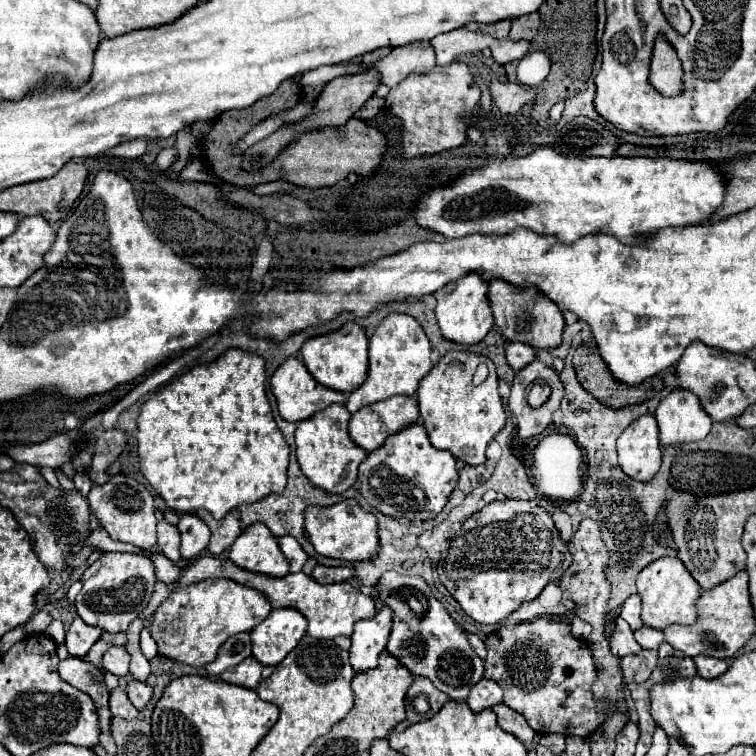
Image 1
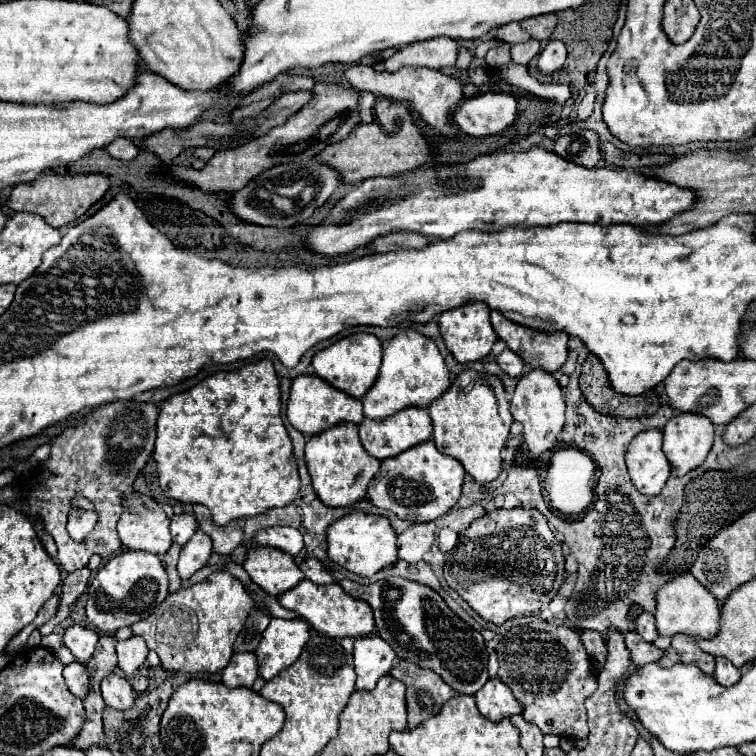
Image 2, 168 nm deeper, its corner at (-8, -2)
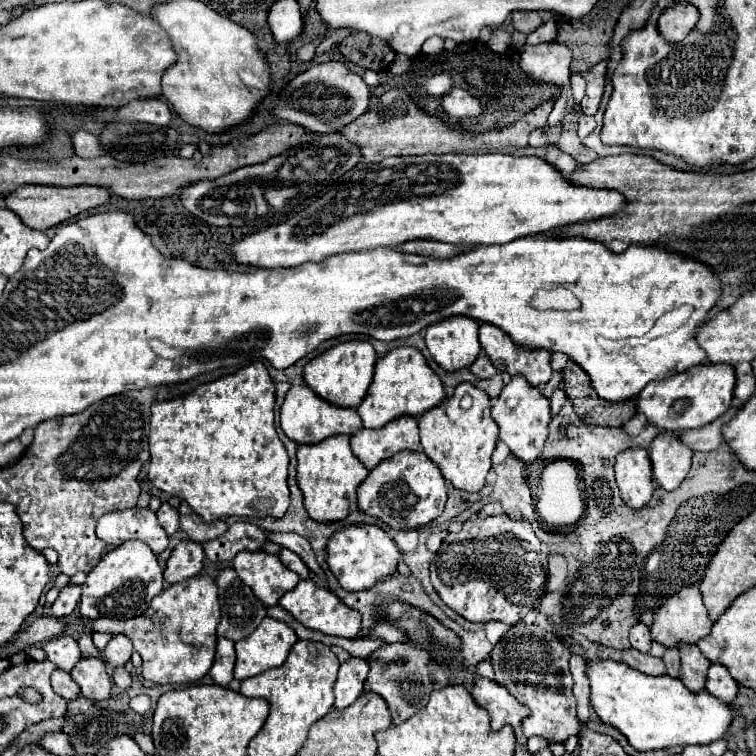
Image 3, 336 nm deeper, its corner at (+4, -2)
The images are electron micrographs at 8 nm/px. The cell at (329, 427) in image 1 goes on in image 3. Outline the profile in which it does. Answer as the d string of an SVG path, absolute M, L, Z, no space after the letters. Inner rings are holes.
M330 436L320 444L298 446L298 486L304 494L304 508L316 522L340 522L356 508L356 488L366 480L368 470L350 450L348 436Z

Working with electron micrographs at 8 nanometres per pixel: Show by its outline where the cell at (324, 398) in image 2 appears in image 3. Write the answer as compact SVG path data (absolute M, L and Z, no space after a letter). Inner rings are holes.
M300 384L300 386L292 386L286 394L286 400L280 408L280 426L284 434L296 444L318 444L328 436L358 432L362 428L362 420L354 408L348 410L348 408L328 404L320 396L312 394L306 384Z

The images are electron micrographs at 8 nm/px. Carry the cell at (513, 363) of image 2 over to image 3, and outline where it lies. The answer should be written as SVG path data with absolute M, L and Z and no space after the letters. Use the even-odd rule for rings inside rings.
M480 356L480 358L470 366L470 372L472 372L472 374L476 374L478 378L488 380L488 378L492 378L498 370L496 370L496 368L492 368L492 362L490 362L486 356Z

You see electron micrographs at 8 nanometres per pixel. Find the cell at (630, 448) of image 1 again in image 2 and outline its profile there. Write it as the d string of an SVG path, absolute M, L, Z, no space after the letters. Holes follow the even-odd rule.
M640 432L628 446L626 466L632 484L638 488L638 492L656 496L664 488L672 472L672 466L668 464L668 458L662 452L662 432Z

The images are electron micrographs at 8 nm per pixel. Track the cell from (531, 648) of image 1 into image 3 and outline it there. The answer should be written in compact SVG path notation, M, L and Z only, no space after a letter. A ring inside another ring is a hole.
M518 622L494 646L490 658L496 682L530 708L530 716L522 724L526 736L542 736L548 742L560 744L568 736L578 736L580 724L576 718L576 698L572 694L572 674L568 666L570 650L554 634L536 624Z

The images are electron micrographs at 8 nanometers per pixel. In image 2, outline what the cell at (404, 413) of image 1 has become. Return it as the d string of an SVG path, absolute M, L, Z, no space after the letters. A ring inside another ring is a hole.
M410 406L410 408L404 408L404 410L398 410L396 414L384 418L384 420L370 420L370 418L364 418L362 424L358 426L360 430L360 440L362 440L362 446L366 448L366 452L378 460L384 460L384 458L390 458L390 456L396 456L428 438L432 438L432 422L430 422L430 416L428 416L428 410L426 408L420 408L420 406Z

